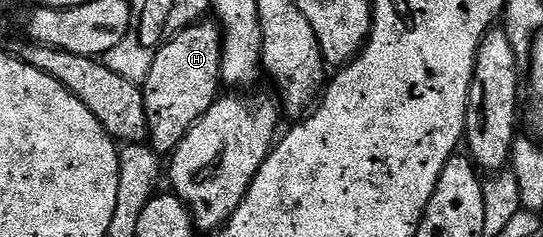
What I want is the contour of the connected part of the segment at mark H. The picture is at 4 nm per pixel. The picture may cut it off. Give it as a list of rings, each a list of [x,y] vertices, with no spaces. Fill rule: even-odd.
[[[207,23],[190,24],[161,45],[141,85],[147,115],[147,140],[152,151],[160,157],[170,157],[181,138],[189,134],[191,127],[205,115],[209,106],[215,104],[220,95],[223,34],[218,23]]]

